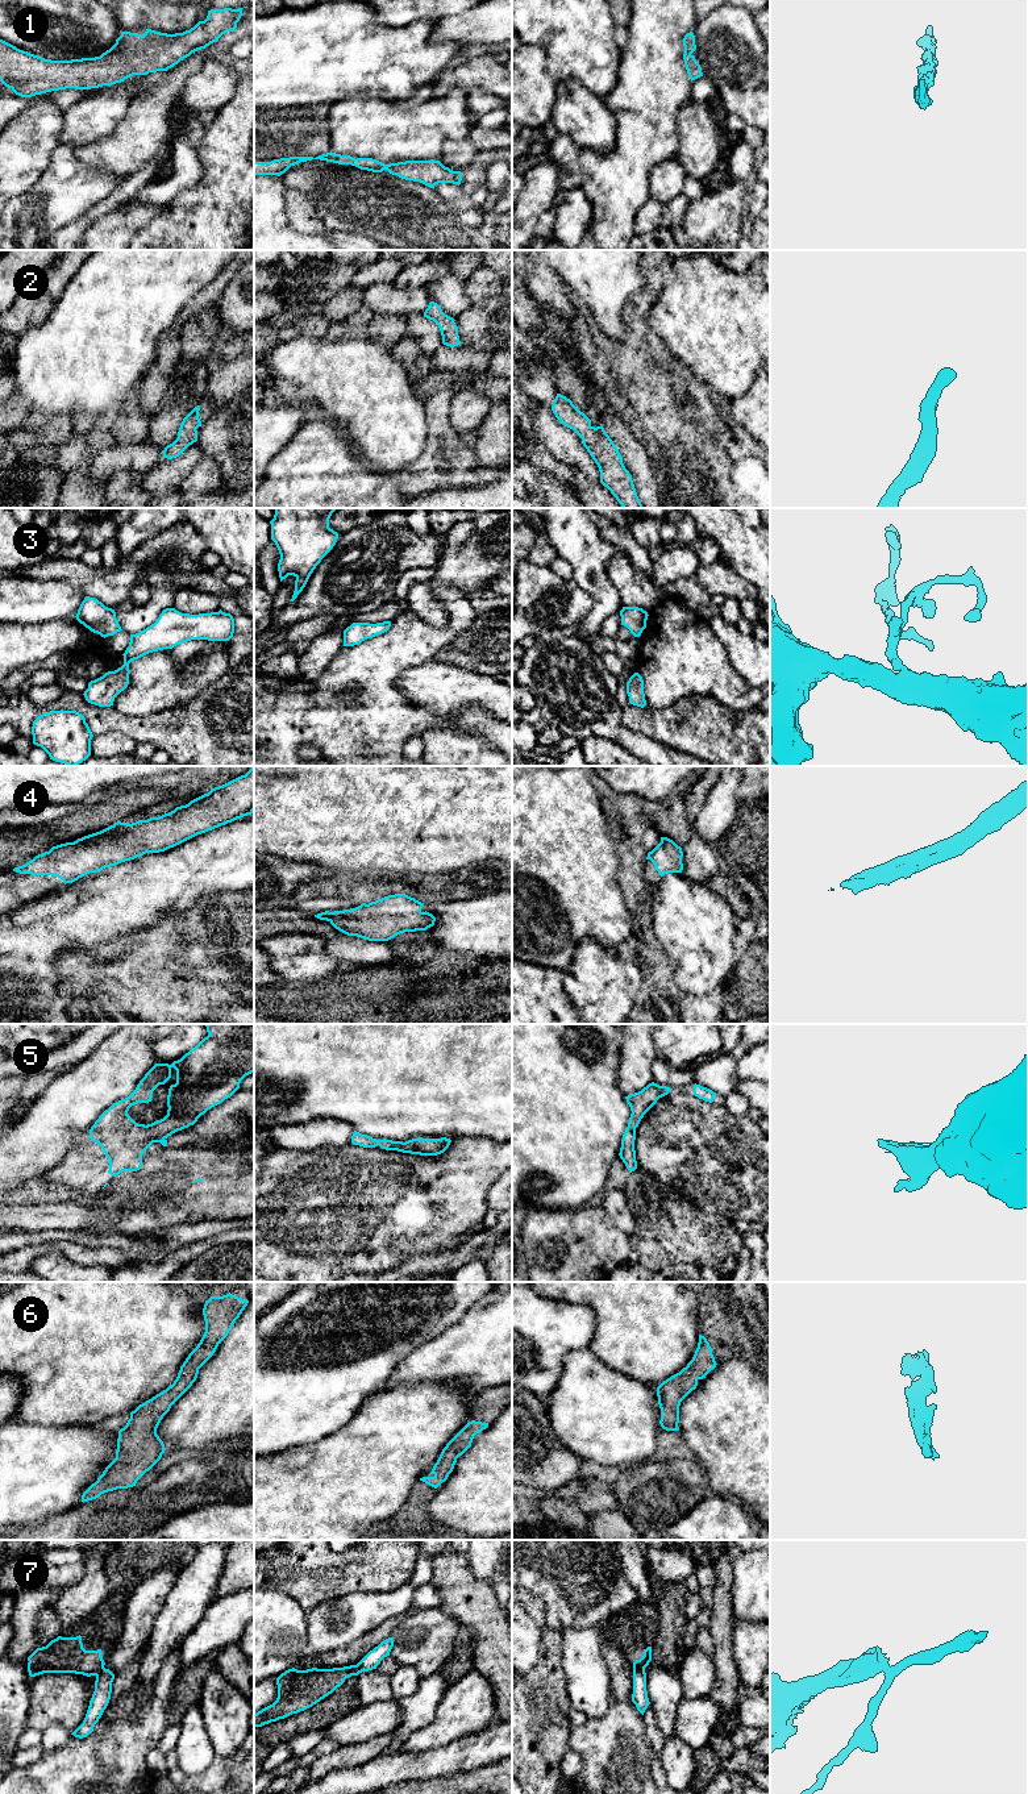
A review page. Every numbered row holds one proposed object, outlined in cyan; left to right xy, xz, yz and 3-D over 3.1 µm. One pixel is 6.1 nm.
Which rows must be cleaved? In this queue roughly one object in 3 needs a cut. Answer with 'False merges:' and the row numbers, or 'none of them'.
False merges: 7

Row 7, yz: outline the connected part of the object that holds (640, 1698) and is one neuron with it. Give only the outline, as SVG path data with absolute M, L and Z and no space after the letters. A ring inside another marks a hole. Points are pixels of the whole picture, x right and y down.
M633 1666L633 1694L632 1702L637 1710L644 1715L645 1710L650 1704L646 1691L646 1673L644 1669Z

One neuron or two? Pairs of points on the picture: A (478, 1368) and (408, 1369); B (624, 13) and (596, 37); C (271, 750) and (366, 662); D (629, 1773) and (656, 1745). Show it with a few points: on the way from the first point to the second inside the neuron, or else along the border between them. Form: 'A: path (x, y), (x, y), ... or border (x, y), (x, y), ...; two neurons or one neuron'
A: path (461, 1368), (425, 1368); one neuron
B: border (611, 13), (617, 25); two neurons
C: path (295, 727), (342, 686); one neuron
D: border (644, 1719), (654, 1780); two neurons

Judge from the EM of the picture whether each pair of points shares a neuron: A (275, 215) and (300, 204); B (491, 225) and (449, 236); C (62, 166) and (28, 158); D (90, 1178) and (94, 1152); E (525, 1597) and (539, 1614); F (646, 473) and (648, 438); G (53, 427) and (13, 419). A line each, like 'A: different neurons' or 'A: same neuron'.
A: different neurons
B: different neurons
C: different neurons
D: different neurons
E: same neuron
F: different neurons
G: different neurons

